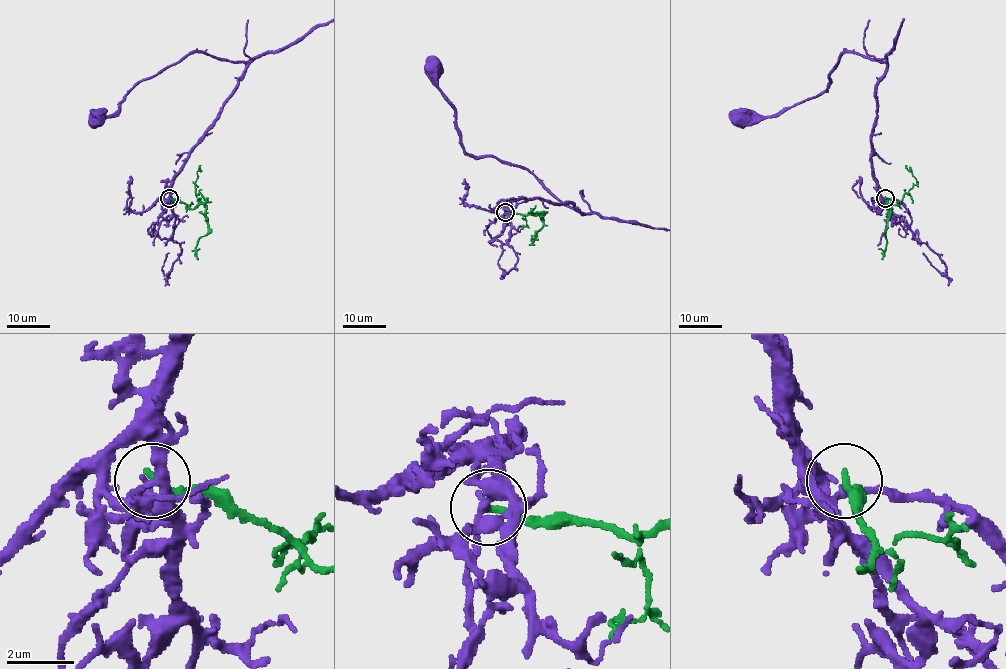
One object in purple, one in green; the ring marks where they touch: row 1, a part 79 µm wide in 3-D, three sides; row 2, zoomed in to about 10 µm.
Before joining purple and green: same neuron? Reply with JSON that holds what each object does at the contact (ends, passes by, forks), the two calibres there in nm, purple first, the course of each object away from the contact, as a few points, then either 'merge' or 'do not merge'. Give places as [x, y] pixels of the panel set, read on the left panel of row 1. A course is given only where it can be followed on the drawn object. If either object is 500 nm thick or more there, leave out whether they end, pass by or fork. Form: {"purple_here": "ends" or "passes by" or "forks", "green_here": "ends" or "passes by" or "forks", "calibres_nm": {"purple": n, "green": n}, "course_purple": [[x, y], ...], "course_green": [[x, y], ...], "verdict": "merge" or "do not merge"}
{"purple_here": "forks", "green_here": "ends", "calibres_nm": {"purple": 220, "green": 200}, "course_purple": [[169, 198], [171, 180], [235, 87], [245, 65], [193, 52], [151, 78], [142, 79], [112, 115], [99, 121]], "course_green": [[169, 198], [179, 199], [195, 209], [207, 202], [195, 191], [196, 172], [201, 171], [198, 165]], "verdict": "do not merge"}

